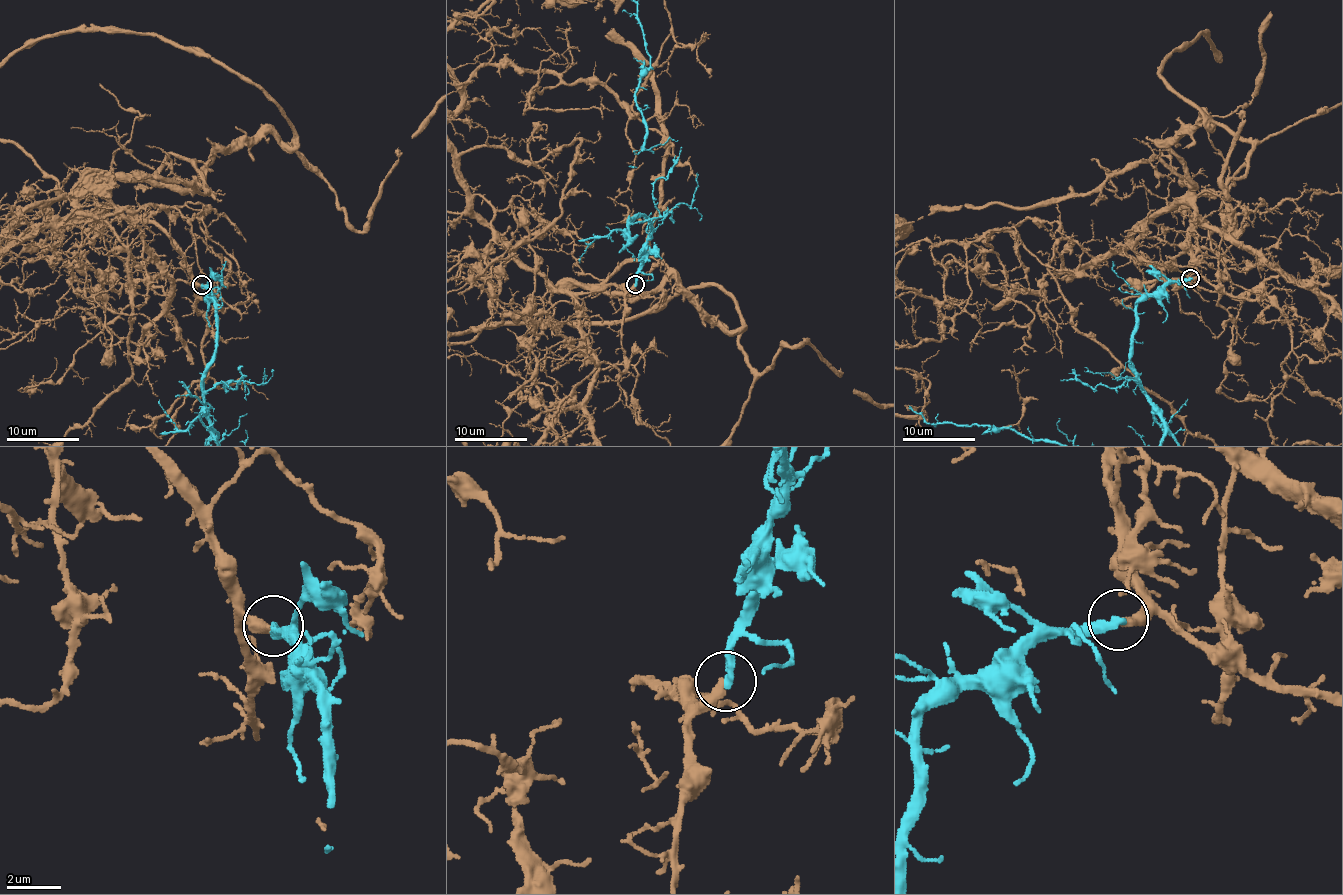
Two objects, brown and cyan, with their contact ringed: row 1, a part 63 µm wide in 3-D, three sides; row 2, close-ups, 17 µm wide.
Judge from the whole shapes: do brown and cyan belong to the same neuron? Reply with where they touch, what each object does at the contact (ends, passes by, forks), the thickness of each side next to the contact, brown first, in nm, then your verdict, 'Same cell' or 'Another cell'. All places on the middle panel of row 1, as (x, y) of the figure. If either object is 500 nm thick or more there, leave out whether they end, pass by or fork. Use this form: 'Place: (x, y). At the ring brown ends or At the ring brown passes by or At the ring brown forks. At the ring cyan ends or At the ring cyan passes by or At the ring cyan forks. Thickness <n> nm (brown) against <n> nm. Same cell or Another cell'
Place: (635, 284). At the ring brown ends. At the ring cyan ends. Thickness 360 nm (brown) against 320 nm. Same cell

